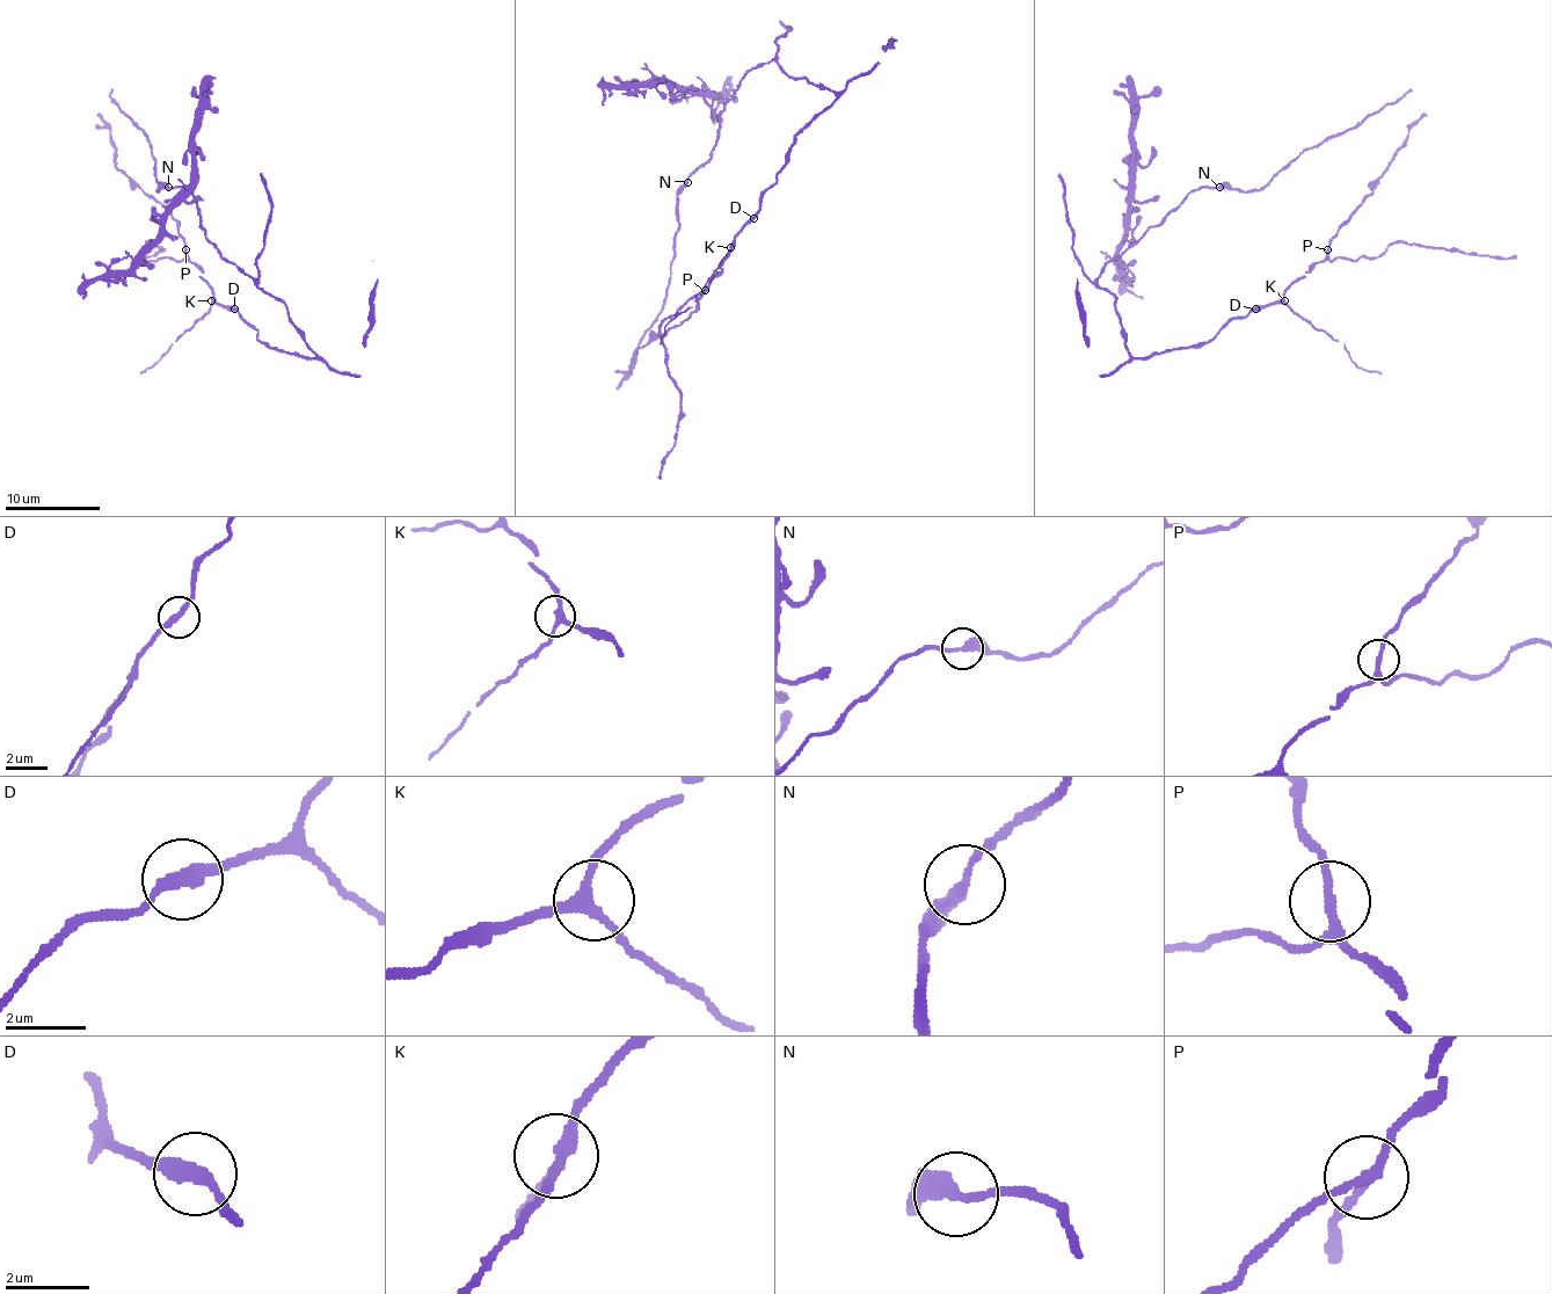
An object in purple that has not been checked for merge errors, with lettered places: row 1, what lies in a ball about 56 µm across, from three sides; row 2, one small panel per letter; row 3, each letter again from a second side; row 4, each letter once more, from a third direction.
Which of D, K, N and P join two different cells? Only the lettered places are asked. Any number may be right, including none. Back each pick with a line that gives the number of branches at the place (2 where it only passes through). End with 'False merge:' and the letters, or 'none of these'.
False merge: none of these

